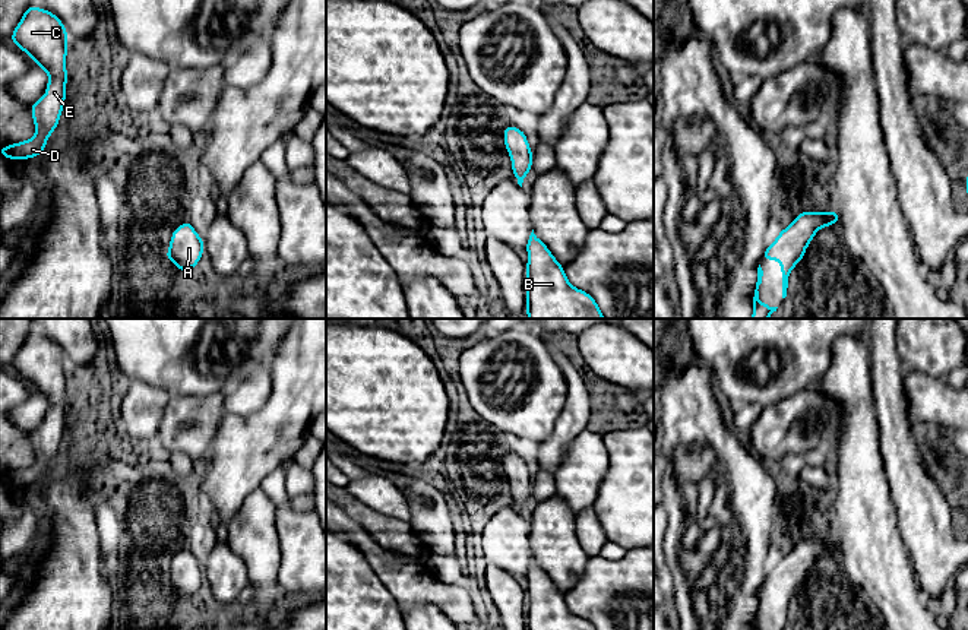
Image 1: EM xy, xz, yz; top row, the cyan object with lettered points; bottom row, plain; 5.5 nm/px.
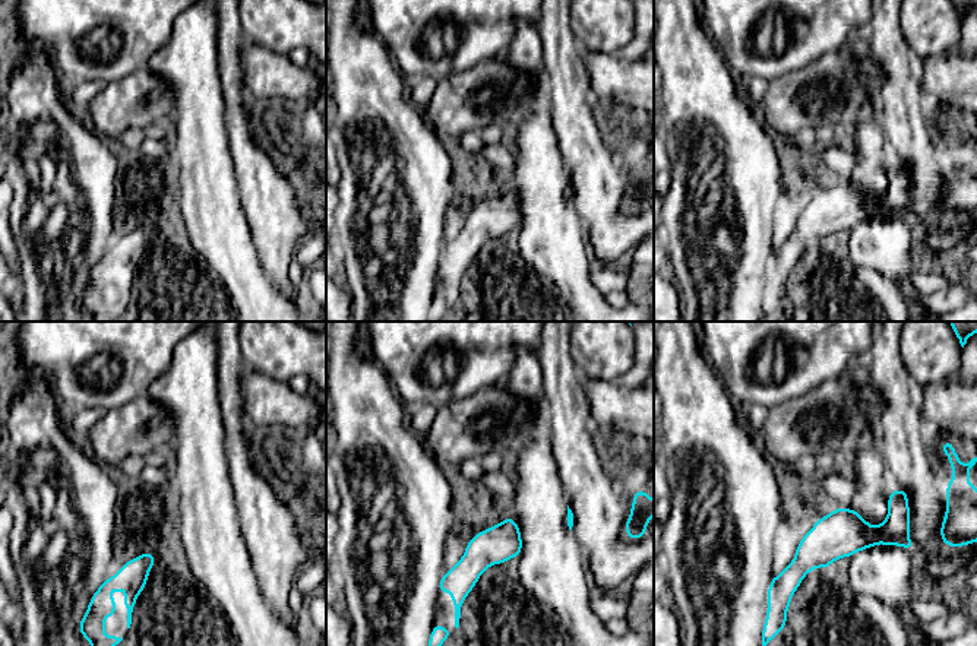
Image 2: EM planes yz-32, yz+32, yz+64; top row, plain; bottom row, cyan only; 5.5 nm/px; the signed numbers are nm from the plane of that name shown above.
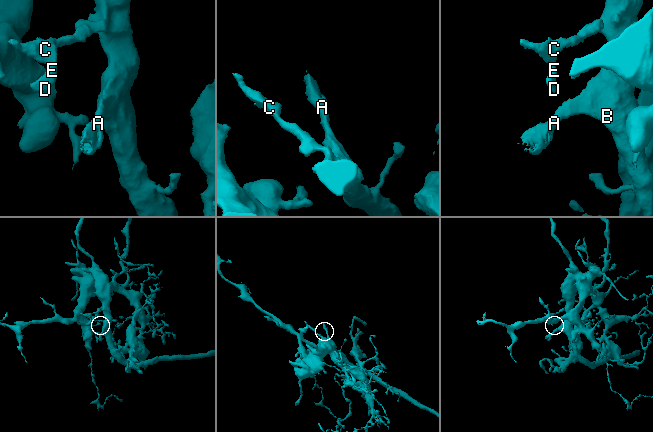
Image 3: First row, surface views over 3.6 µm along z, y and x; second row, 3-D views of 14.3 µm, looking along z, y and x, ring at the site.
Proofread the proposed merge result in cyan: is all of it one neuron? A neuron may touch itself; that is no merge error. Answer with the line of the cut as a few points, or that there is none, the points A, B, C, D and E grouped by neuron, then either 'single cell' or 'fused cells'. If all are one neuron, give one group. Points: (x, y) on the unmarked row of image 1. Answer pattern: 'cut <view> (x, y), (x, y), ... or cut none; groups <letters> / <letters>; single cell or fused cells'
cut none; groups A B C D E; single cell

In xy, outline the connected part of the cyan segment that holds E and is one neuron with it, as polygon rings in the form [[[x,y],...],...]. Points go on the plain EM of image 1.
[[[28,333],[9,367],[50,403],[45,422],[31,433],[35,463],[0,475],[0,481],[6,487],[26,488],[45,478],[45,471],[60,449],[67,421],[66,383],[69,364],[58,344],[45,336]]]

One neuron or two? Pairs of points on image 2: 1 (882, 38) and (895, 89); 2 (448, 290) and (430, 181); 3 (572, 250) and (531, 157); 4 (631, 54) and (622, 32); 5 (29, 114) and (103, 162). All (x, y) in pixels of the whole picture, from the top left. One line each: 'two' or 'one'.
1: one
2: two
3: one
4: two
5: one

